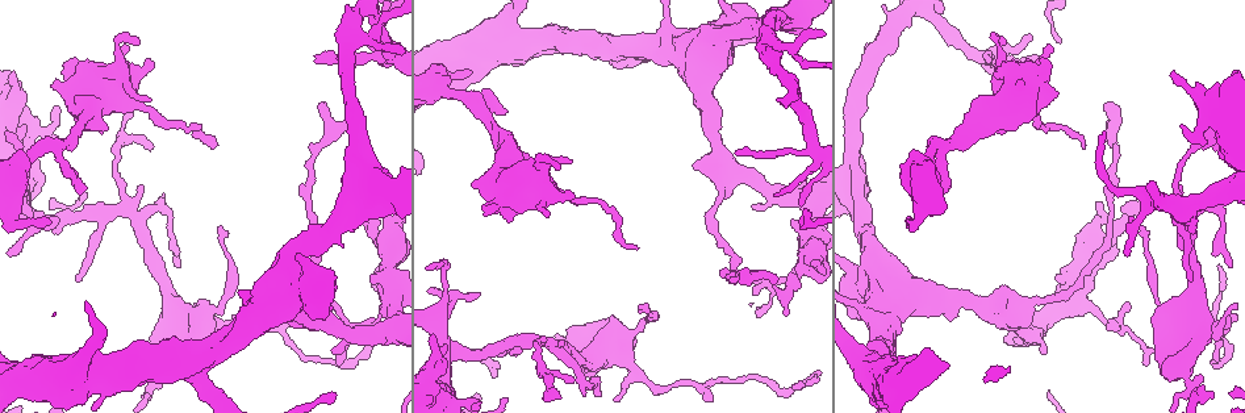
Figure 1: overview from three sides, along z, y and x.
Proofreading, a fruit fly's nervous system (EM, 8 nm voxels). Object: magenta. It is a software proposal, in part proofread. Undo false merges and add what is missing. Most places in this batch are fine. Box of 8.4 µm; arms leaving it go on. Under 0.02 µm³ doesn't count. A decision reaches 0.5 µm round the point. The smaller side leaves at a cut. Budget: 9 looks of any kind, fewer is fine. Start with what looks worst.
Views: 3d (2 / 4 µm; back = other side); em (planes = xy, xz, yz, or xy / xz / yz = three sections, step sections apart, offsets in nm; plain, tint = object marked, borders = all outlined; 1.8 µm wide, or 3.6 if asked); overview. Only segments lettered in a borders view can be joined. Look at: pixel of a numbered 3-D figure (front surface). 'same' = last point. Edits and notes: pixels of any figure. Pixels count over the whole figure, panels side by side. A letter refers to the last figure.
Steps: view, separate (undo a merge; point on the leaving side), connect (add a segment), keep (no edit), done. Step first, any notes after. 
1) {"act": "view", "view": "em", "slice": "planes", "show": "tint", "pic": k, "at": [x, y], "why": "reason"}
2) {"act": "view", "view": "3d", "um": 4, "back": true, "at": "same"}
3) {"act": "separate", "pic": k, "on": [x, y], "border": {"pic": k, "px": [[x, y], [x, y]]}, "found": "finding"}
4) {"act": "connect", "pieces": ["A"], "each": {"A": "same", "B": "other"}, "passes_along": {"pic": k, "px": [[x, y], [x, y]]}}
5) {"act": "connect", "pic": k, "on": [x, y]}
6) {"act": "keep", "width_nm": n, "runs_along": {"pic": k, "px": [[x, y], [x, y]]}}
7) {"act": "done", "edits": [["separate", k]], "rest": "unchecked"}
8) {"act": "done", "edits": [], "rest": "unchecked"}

{"act": "view", "view": "3d", "um": 4, "pic": 1, "at": [470, 73]}

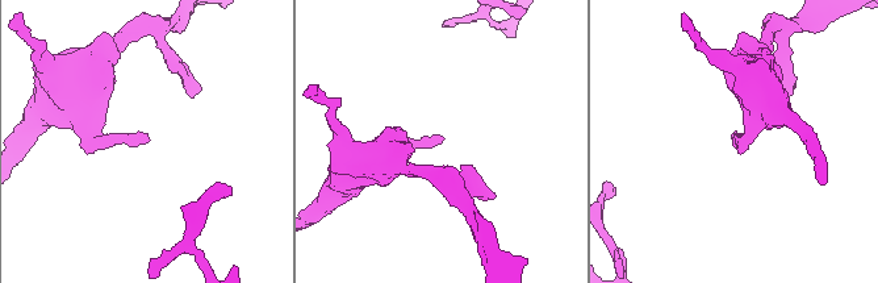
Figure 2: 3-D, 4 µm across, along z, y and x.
{"act": "view", "view": "em", "um": 3.6, "slice": "planes", "show": "borders", "pic": 2, "at": [148, 138], "why": "need the tissue"}

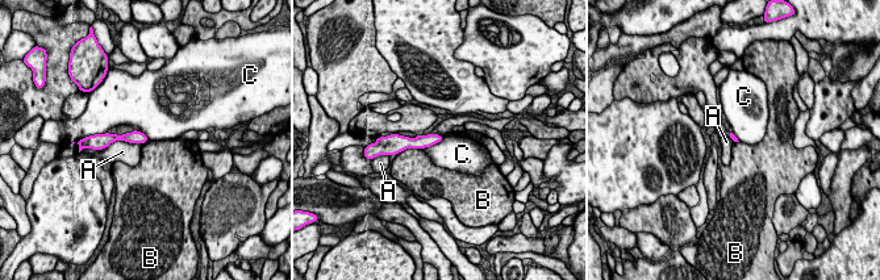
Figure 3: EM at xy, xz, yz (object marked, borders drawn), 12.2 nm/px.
{"act": "keep", "each": {"A": "other", "B": "other", "C": "other"}, "border": {"pic": 3, "px": [[443, 136], [438, 142], [422, 149]]}, "found": "none of them fits"}

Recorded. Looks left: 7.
{"act": "view", "view": "em", "slice": "planes", "show": "borders", "pic": 1, "at": [1050, 66], "why": "an open end"}

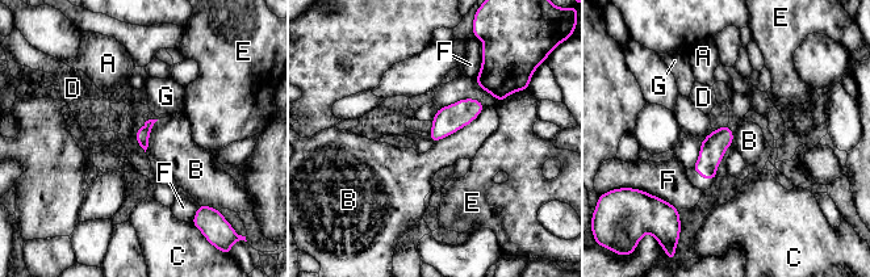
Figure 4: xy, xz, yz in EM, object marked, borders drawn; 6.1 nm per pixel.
{"act": "keep", "each": {"A": "other", "B": "other", "C": "other", "D": "other", "E": "other", "F": "other", "G": "other"}, "found": "none of them fits"}

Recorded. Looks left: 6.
{"act": "view", "view": "em", "slice": "planes", "show": "borders", "pic": 1, "at": [217, 143], "why": "free end"}

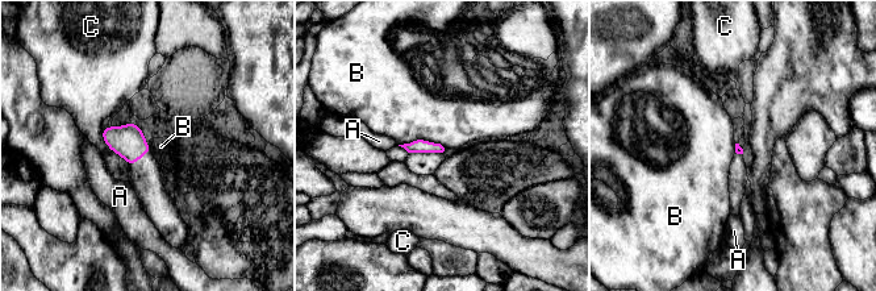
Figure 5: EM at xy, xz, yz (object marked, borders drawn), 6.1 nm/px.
{"act": "keep", "each": {"A": "other", "B": "other", "C": "other"}, "border": {"pic": 5, "px": [[399, 144], [425, 138], [442, 146]]}, "found": "no lettered segment goes on from it"}

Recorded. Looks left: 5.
{"act": "view", "view": "3d", "um": 4, "pic": 1, "at": [13, 99], "why": "calibre changes"}

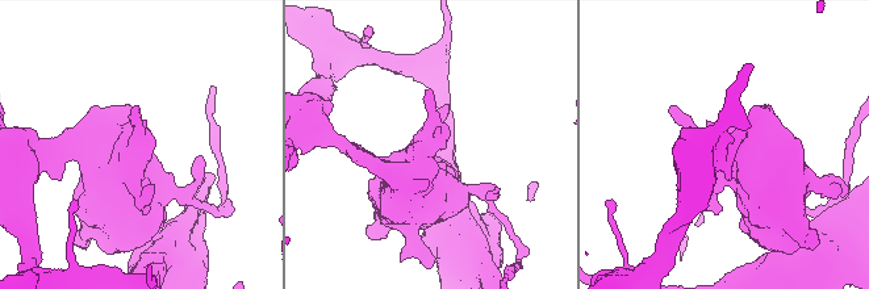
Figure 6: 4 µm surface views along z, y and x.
{"act": "view", "view": "em", "um": 3.6, "slice": "xy", "step": 8, "show": "tint", "pic": 6, "at": [430, 135]}

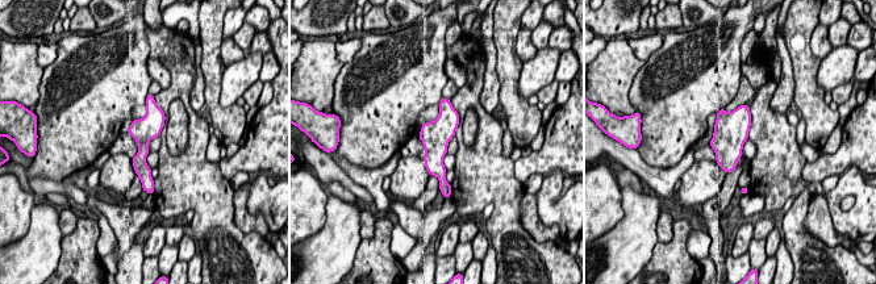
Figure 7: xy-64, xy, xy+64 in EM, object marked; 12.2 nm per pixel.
{"act": "view", "view": "em", "um": 3.6, "slice": "yz", "step": 4, "show": "borders", "at": "same"}

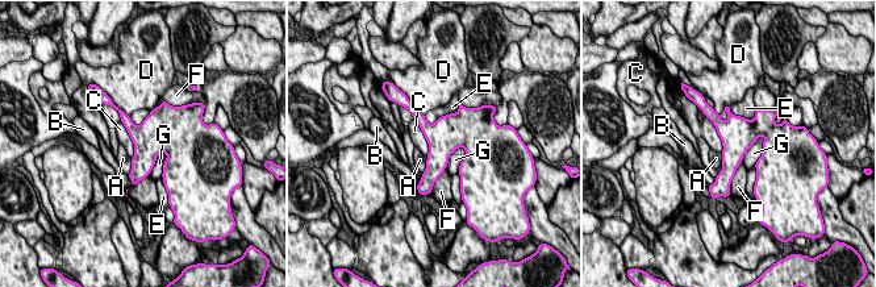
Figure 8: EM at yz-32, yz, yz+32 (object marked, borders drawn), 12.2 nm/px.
{"act": "keep", "each": {"A": "other", "B": "other", "C": "other", "D": "other", "E": "other", "F": "other", "G": "other"}, "border": {"pic": 8, "px": [[414, 119], [428, 144], [426, 157]]}, "found": "continuous, no second neuron"}

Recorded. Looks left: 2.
{"act": "done", "edits": [], "rest": "unchecked"}

